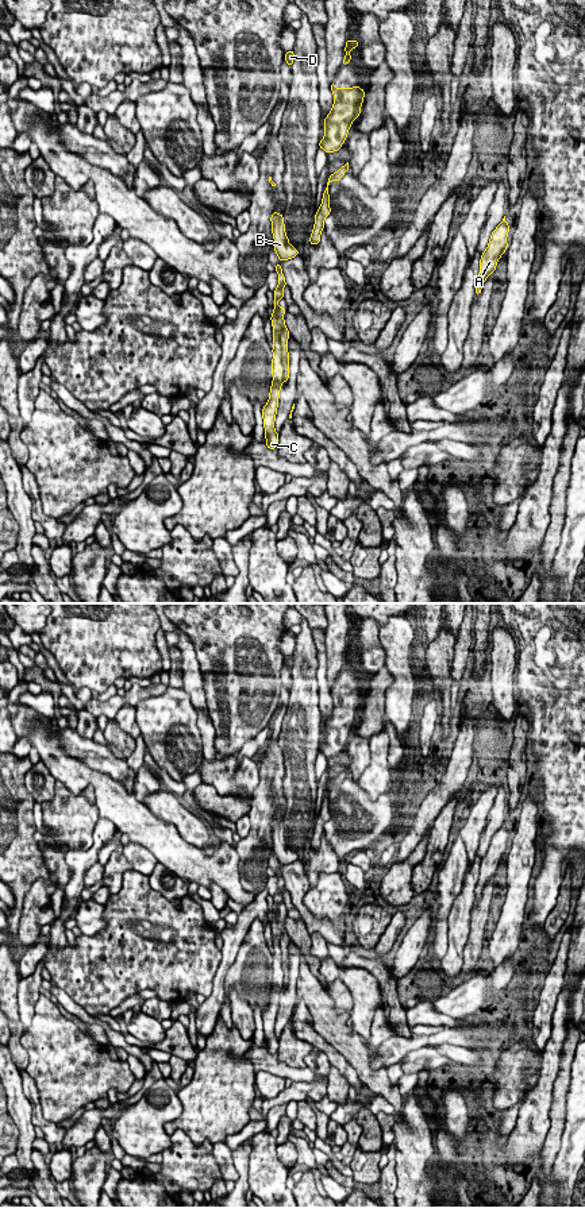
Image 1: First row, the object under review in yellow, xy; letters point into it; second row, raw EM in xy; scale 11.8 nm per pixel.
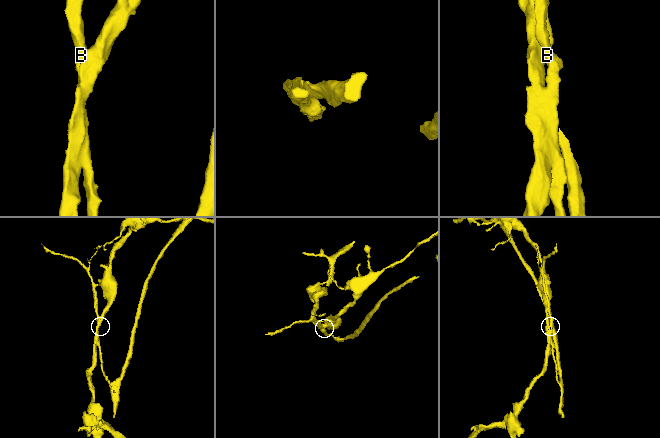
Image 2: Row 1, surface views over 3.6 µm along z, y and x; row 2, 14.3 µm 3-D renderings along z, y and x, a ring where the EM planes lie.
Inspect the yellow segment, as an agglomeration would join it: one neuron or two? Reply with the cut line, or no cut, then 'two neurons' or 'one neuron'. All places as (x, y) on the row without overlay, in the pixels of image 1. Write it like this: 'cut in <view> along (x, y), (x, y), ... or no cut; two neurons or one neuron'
cut in xy along (273, 934), (278, 938), (281, 950), (284, 985); two neurons

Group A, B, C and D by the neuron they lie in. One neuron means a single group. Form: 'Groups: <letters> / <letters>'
Groups: A B / C D

